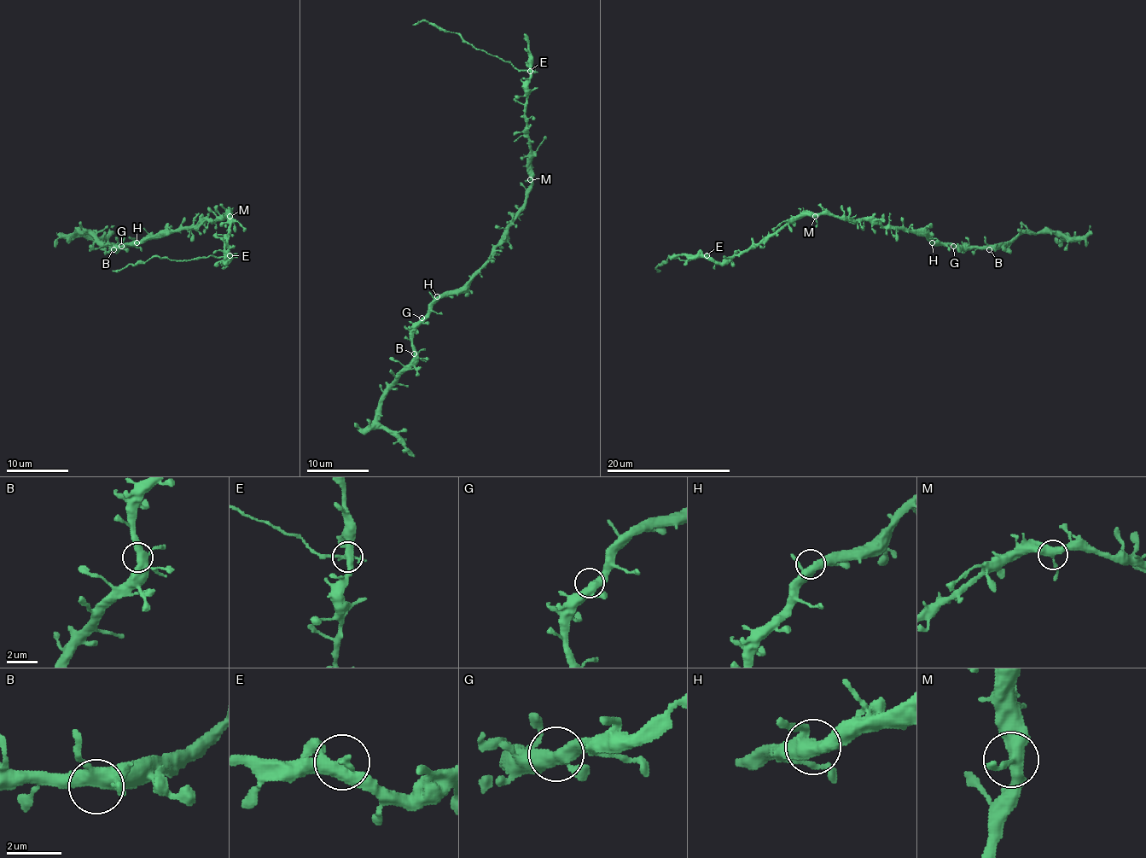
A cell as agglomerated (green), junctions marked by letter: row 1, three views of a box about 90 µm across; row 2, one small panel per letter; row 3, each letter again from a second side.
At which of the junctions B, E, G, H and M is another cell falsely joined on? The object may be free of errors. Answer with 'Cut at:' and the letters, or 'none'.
Cut at: E

